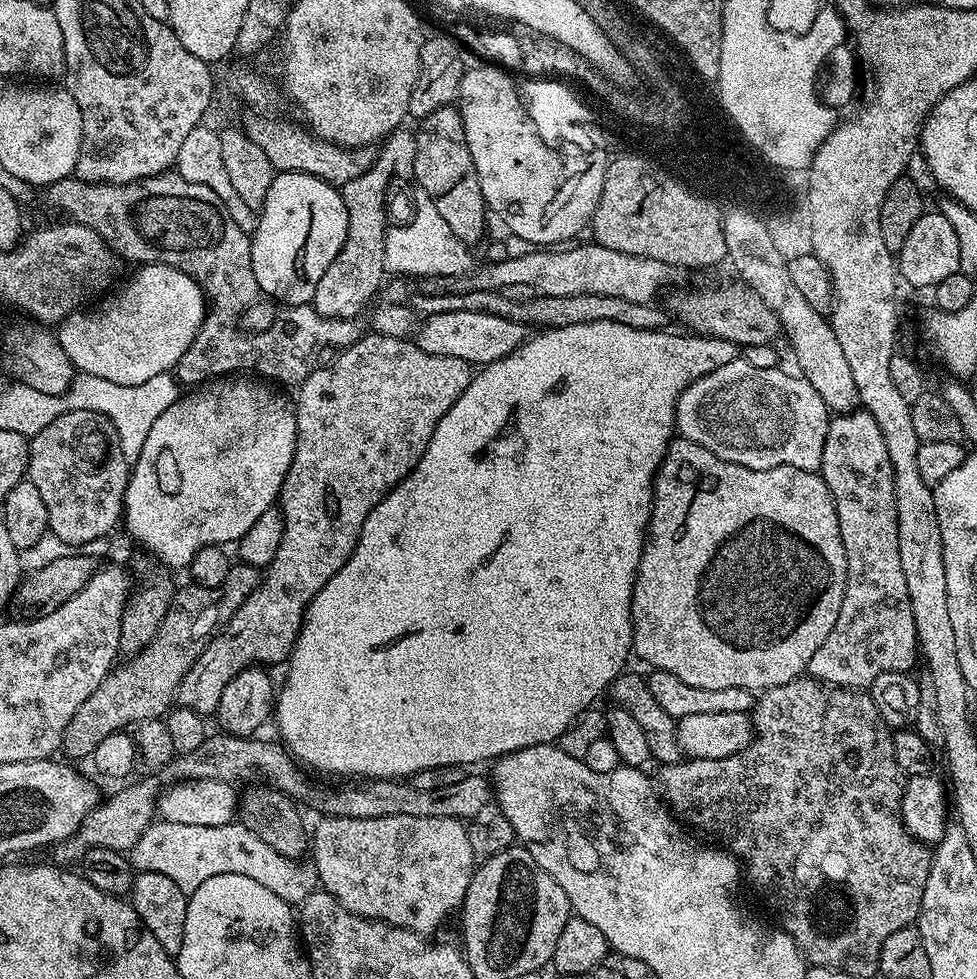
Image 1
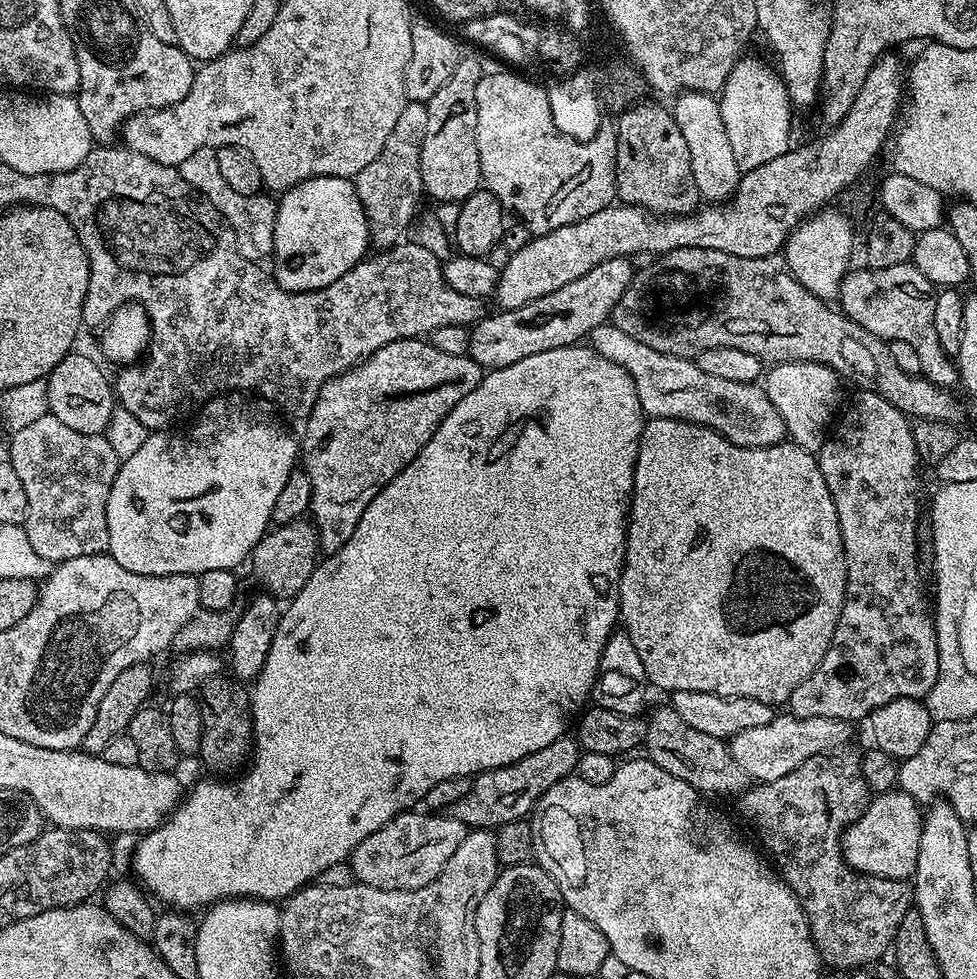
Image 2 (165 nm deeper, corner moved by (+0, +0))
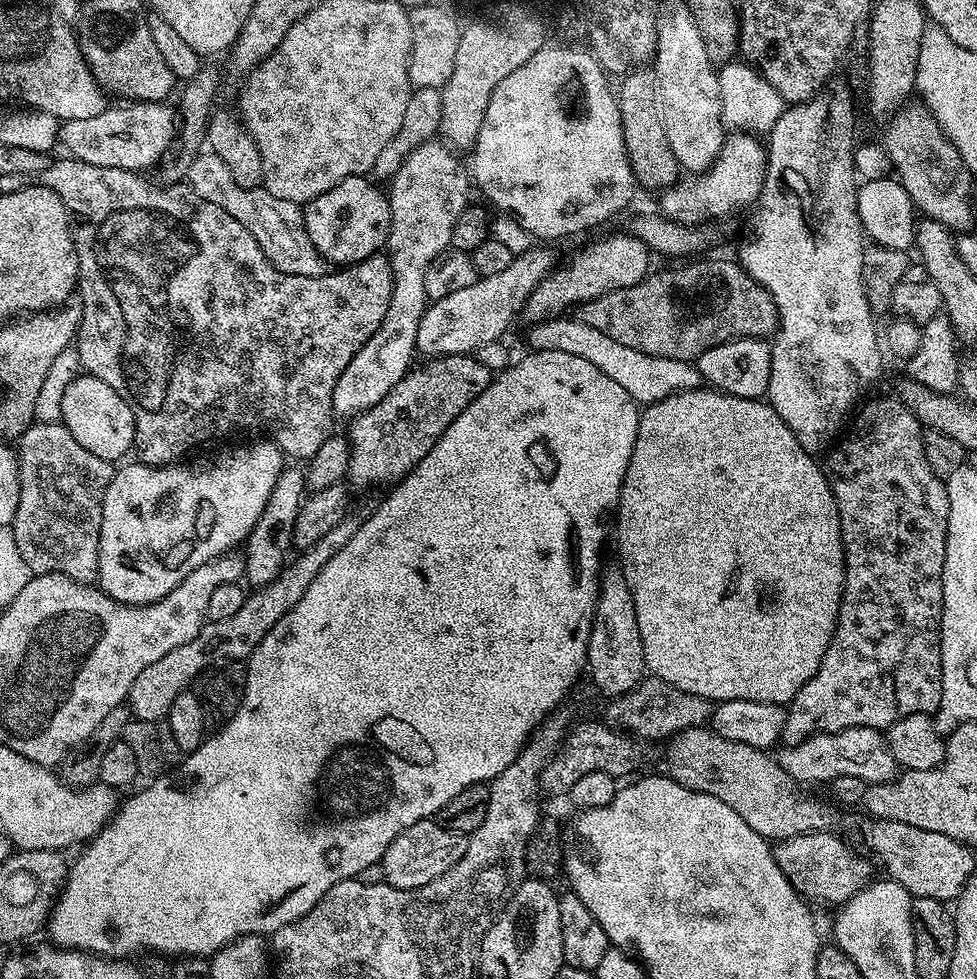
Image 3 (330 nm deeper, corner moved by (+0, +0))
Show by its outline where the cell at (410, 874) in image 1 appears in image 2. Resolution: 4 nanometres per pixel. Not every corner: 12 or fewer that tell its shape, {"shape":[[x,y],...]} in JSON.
{"shape":[[401,812],[358,842],[359,883],[421,888],[469,831],[451,814]]}

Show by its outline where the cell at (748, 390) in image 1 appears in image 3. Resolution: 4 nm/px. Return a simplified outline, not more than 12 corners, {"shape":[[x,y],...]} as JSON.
{"shape":[[565,314],[528,332],[614,378],[637,405],[699,388],[695,363],[658,358]]}

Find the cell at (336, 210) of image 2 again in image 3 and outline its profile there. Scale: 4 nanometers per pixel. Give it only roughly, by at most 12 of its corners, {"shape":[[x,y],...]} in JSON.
{"shape":[[351,176],[303,205],[329,265],[387,245],[390,206]]}

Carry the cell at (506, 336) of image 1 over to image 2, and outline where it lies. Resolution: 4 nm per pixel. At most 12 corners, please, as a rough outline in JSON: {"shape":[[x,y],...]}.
{"shape":[[610,258],[521,308],[485,315],[485,370],[581,343],[609,323],[633,261]]}

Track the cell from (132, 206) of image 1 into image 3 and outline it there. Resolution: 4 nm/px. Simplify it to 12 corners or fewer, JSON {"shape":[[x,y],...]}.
{"shape":[[53,159],[87,375],[139,463],[307,462],[392,297],[187,183]]}

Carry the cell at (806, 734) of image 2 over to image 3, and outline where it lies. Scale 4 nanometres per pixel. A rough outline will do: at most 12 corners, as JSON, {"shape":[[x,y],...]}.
{"shape":[[874,728],[817,732],[774,759],[804,786],[898,772]]}

